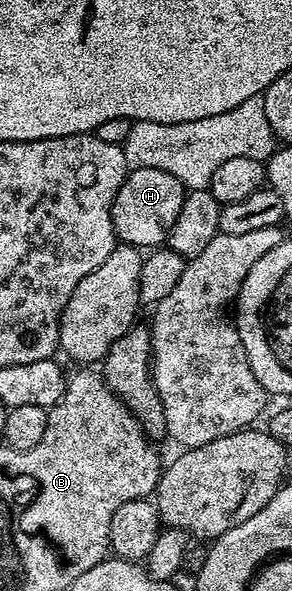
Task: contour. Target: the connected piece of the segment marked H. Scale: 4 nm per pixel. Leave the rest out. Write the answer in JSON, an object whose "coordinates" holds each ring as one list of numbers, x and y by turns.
{"coordinates":[[133,168,127,173,124,184,120,184,120,192,116,192,116,200,112,204,112,224,119,243,139,248,158,248,169,239,172,224,176,224,176,216,180,216,180,204,184,204,187,189,172,172,160,172,160,168]]}

